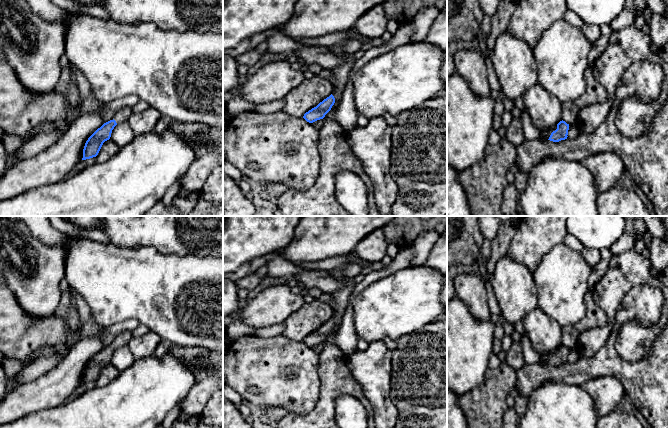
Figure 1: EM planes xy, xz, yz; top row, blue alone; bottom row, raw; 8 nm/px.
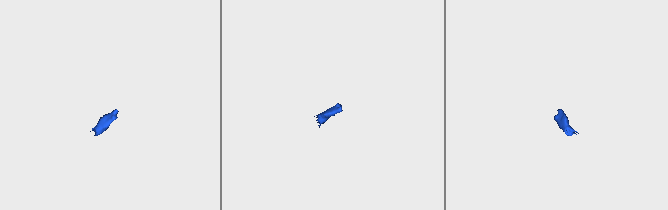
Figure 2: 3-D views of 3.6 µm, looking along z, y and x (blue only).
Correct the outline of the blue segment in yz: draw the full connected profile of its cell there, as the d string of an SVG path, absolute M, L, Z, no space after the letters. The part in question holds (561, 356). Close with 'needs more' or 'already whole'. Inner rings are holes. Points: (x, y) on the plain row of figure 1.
M562 344L557 349L554 349L551 352L545 354L542 359L547 364L559 366L561 364L567 363L568 354L569 348Z; needs more

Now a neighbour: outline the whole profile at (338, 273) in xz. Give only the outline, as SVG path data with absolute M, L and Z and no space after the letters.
M352 251L350 254L347 255L347 257L348 257L348 261L344 265L342 265L341 267L335 268L333 270L327 271L328 275L337 280L341 280L345 278L346 277L344 275L345 267L347 265L354 264L359 261L359 258L357 257L355 251Z

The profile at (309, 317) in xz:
M314 299L310 303L304 303L285 320L285 329L282 335L301 342L306 336L329 321L332 314L333 310L330 304L321 302L318 299Z

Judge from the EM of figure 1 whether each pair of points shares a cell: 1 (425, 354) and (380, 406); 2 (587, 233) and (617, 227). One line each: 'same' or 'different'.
1: different
2: same

